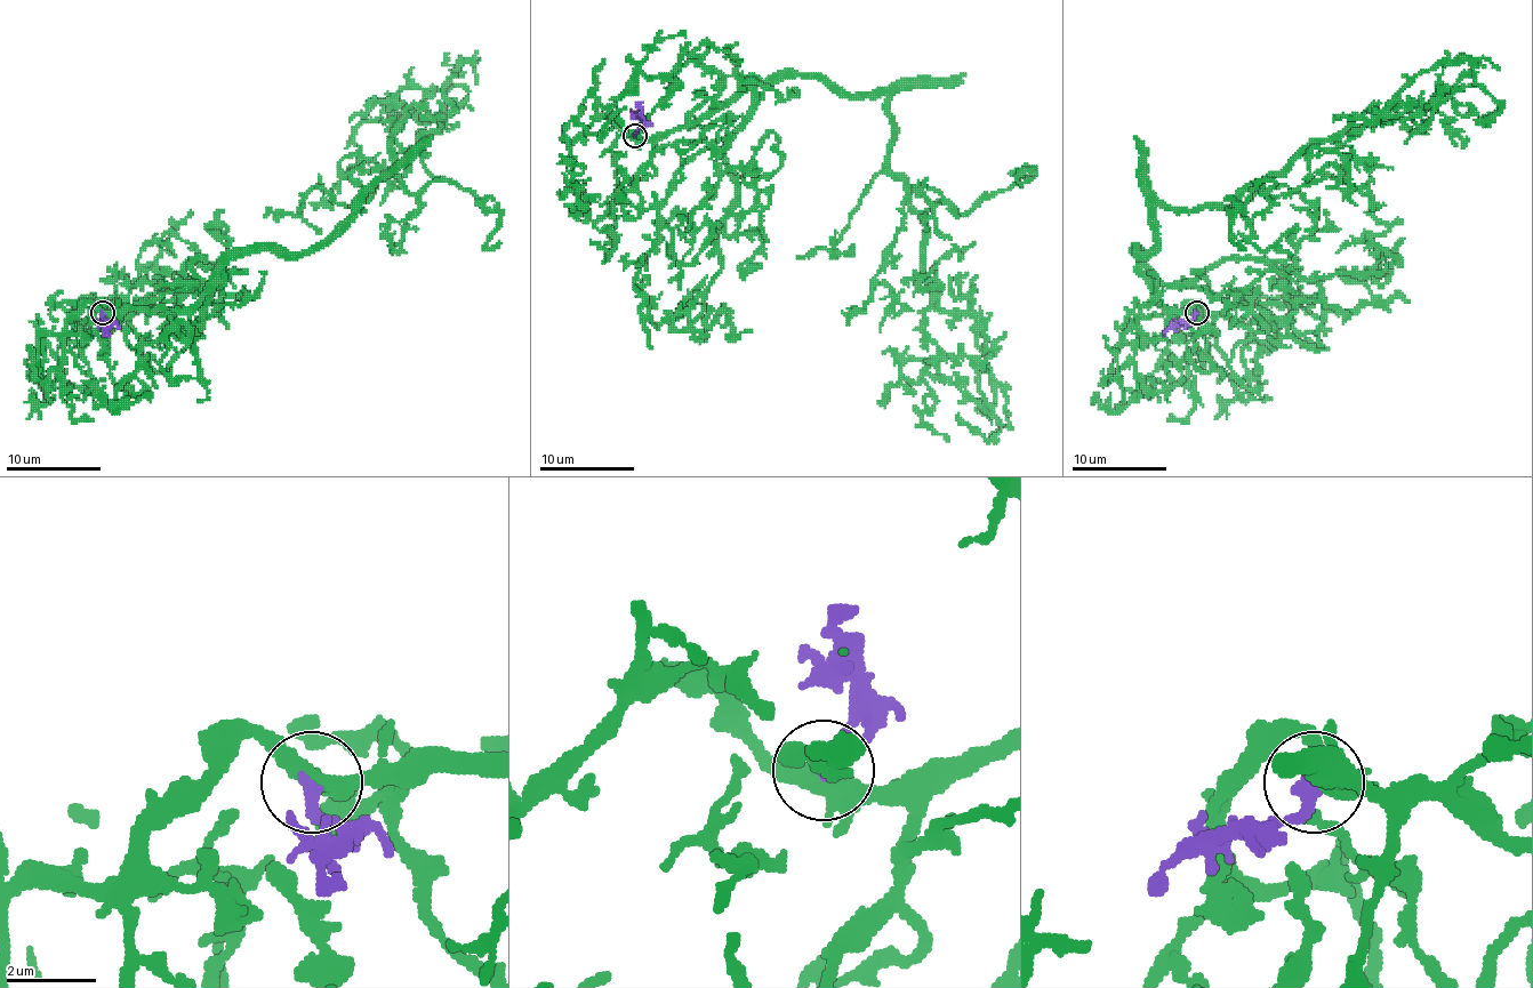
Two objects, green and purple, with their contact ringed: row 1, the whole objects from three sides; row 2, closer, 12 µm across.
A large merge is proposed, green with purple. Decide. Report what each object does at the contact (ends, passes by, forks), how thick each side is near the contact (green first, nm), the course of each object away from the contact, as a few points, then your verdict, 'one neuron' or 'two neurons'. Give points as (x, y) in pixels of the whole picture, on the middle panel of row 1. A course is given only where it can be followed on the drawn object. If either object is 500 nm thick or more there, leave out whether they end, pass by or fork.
green forks there; purple ends there; 320 nm thick on the green side, 340 nm on the other; green runs (635, 137), (778, 75), (884, 95), (890, 168), (925, 227), (928, 372), (1001, 427), (985, 439), (958, 412); purple runs (635, 135), (640, 128), (637, 106), (642, 102); one neuron

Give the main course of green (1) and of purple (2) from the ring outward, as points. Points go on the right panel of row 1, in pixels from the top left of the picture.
1: (1198, 312), (1170, 310), (1137, 252), (1155, 208), (1229, 208), (1436, 89), (1500, 105), (1474, 120)
2: (1196, 312), (1188, 321), (1177, 321), (1163, 336)

